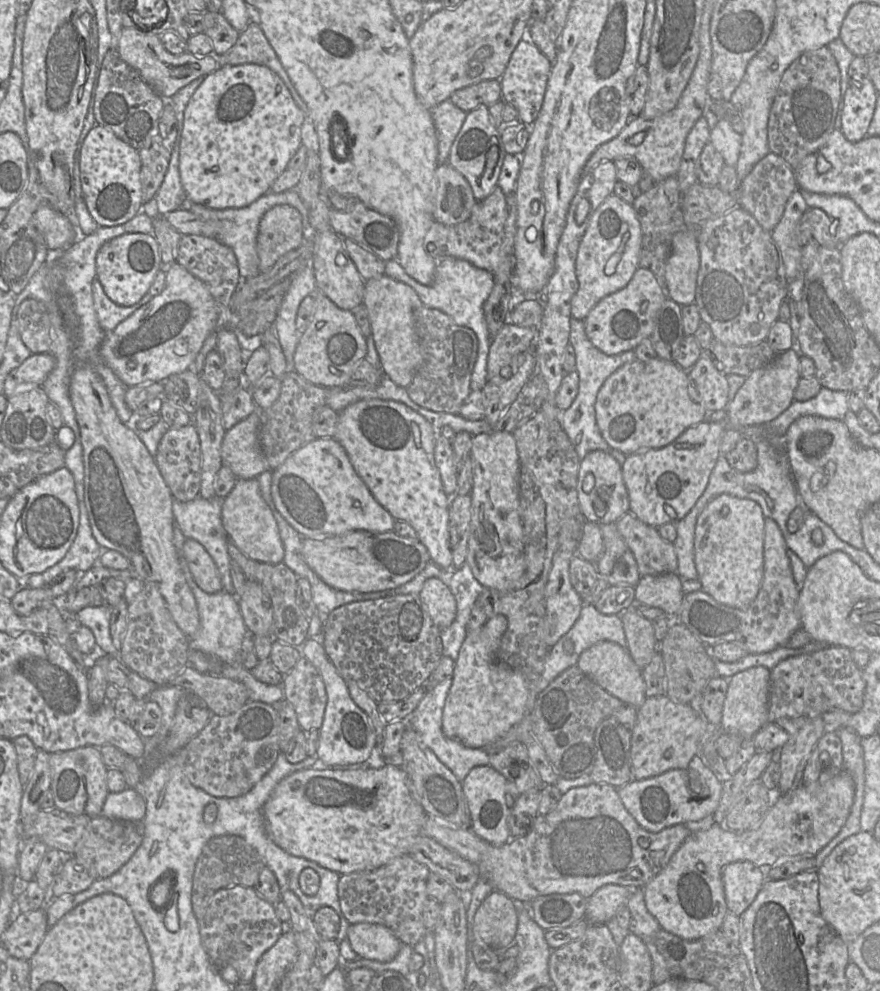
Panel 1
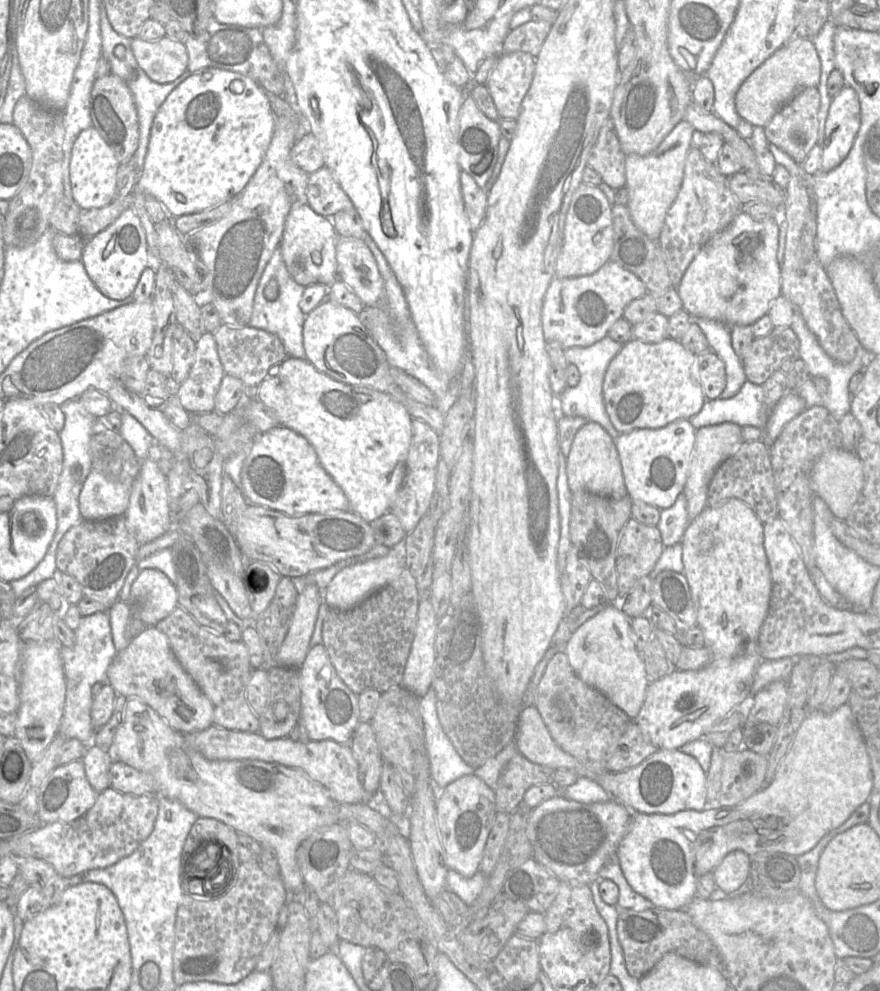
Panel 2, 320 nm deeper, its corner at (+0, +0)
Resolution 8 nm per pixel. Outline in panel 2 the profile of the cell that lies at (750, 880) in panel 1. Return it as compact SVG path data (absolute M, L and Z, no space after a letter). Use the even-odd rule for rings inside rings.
M733 850L712 871L717 889L722 891L724 897L735 894L749 881L751 864L749 855L741 850Z

